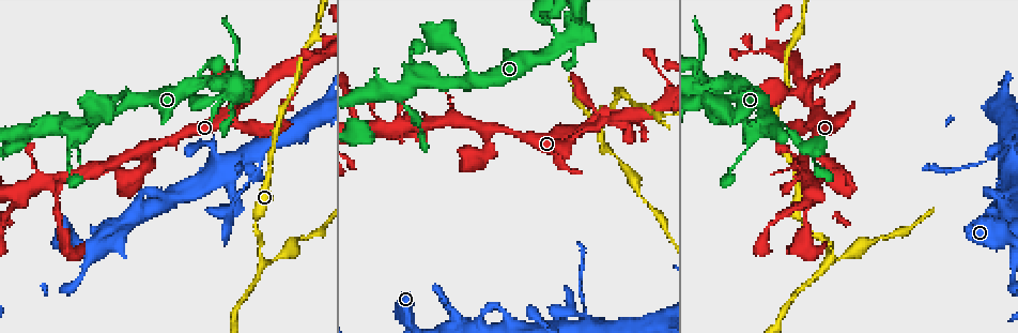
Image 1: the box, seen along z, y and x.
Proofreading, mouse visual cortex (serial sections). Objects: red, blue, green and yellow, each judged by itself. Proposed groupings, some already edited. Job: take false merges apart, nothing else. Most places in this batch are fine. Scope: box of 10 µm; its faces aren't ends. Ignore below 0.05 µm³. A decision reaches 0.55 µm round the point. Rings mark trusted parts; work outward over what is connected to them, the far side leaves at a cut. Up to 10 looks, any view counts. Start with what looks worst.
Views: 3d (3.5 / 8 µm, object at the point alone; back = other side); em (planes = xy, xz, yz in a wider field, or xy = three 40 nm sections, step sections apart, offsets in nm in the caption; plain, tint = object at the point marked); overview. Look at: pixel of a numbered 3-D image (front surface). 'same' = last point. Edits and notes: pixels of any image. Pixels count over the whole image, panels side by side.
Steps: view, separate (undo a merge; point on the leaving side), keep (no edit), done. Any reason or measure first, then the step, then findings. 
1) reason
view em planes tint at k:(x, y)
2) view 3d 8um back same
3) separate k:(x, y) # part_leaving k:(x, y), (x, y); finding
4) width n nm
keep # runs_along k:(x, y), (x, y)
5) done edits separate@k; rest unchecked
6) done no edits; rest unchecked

a narrow waist
view 3d 3.5um at 1:(657, 115)

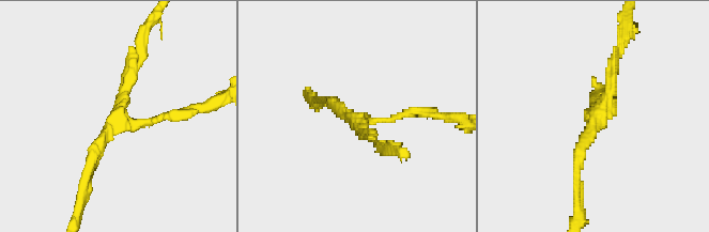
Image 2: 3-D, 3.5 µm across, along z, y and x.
view em planes tint at 2:(357, 120)

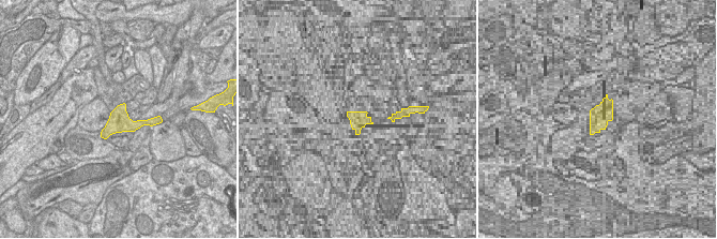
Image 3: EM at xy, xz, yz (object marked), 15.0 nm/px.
keep # runs_along 2:(85, 175), (118, 119), (137, 53); continuous, no second cell

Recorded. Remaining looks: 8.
arms part here
view 3d 8um at 1:(604, 152)

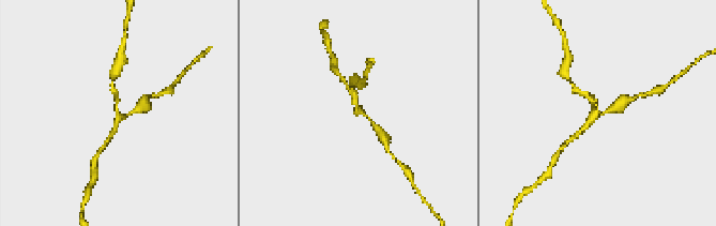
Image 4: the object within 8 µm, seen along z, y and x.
arms 3; arm_widths 200, 200, 200 nm
view em xy step 1 tint same

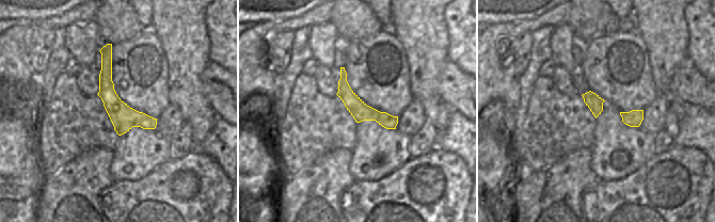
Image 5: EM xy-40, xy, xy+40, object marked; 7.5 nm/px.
keep # runs_along 4:(354, 95), (355, 112), (363, 114), (378, 129); continuous, no second cell

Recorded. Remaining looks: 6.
sudden change in width
view 3d 3.5um at 1:(242, 191)

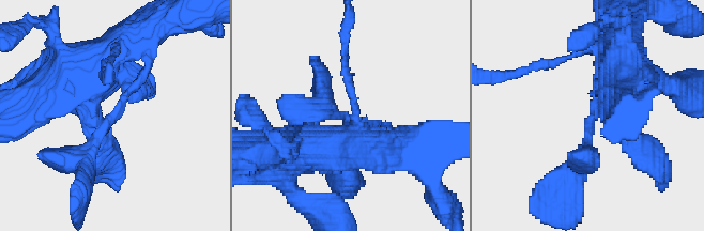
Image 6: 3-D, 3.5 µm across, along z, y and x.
arm_widths 200, 250 nm; need the tissue
view em planes tint at 6:(594, 116)

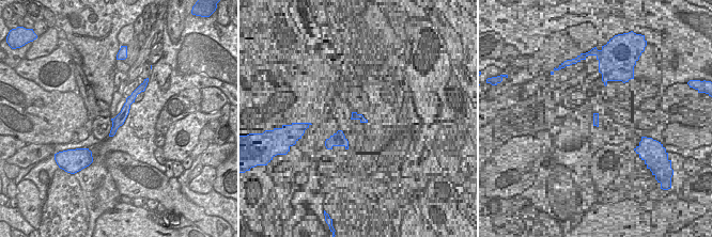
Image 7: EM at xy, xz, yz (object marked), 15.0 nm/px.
keep # all the same cell

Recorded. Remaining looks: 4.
thick turns thin
view 3d 3.5um at 1:(585, 26)

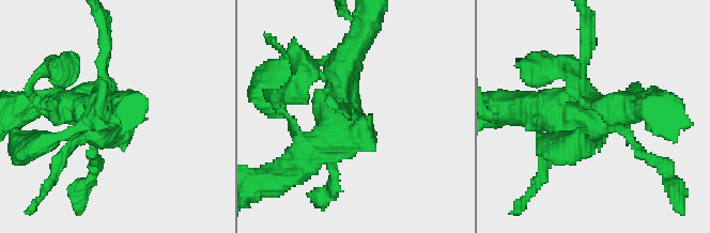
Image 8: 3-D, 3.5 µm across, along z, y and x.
view em xy step 1 tint at 8:(115, 131)

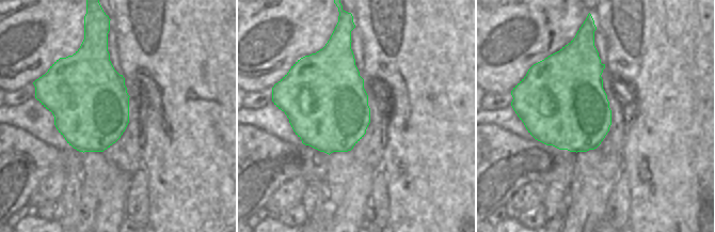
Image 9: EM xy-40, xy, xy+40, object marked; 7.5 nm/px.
keep # runs_along 8:(66, 106), (103, 112), (122, 149); one cell here

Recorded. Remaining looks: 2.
done no edits; rest unchecked

